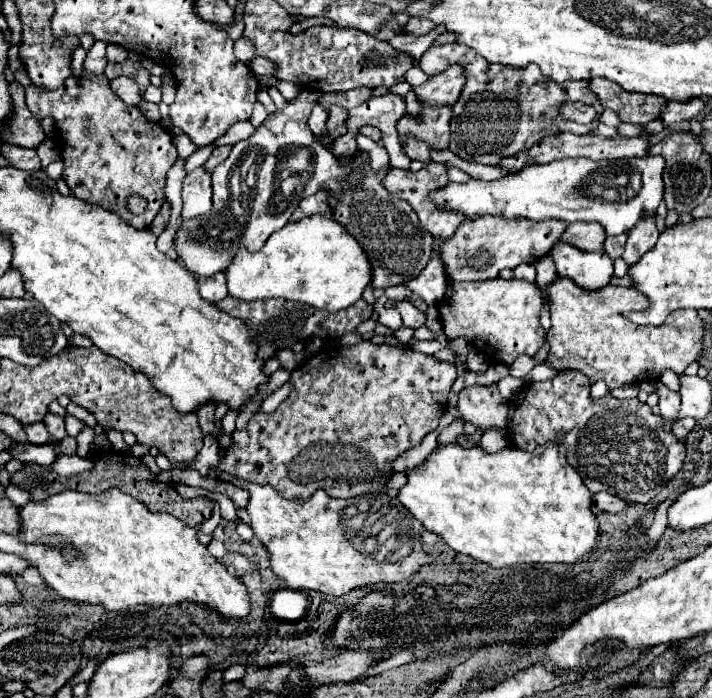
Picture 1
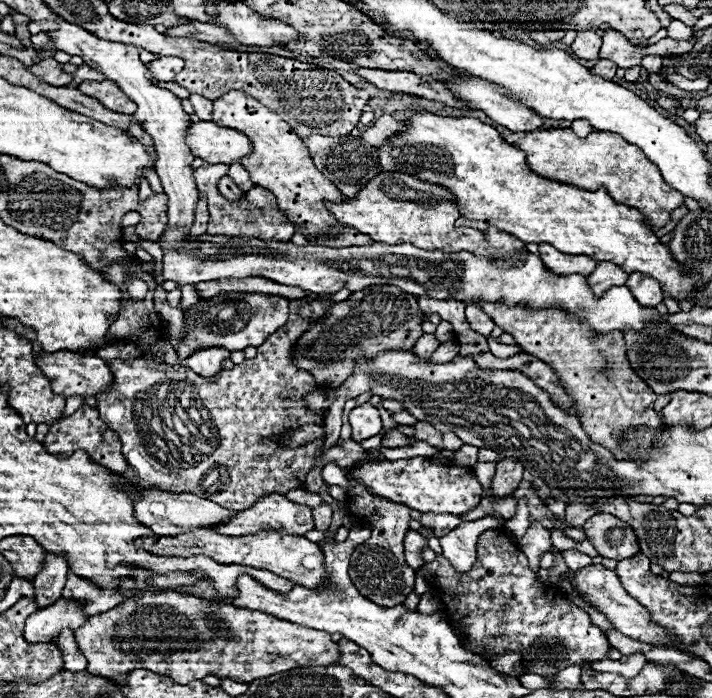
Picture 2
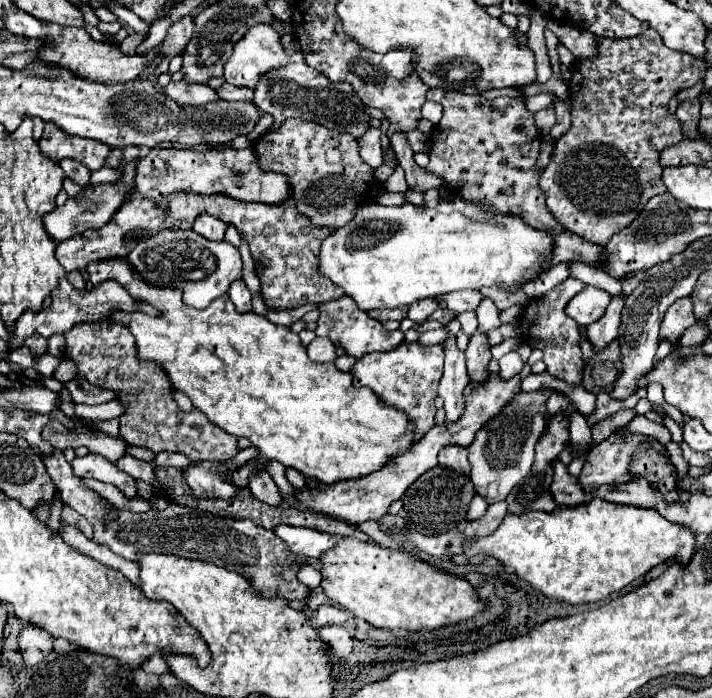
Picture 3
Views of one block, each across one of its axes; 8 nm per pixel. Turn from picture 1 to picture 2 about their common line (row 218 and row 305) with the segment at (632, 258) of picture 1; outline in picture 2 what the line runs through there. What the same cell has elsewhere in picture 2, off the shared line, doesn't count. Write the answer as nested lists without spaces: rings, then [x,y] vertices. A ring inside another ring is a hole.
[[[630,274],[628,280],[626,280],[626,286],[630,288],[632,296],[636,296],[636,302],[644,304],[644,308],[656,306],[656,304],[660,304],[664,300],[660,284],[656,280],[652,280],[652,278],[648,278],[648,276]]]

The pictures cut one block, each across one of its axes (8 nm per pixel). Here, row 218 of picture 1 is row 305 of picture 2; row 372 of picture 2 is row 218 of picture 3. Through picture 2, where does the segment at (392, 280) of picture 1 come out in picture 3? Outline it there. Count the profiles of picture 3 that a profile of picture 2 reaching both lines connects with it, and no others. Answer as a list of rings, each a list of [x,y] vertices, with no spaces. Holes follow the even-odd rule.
[[[286,120],[280,130],[266,132],[254,142],[254,152],[260,166],[270,172],[280,172],[290,178],[292,192],[296,192],[294,202],[298,212],[304,212],[316,226],[342,228],[348,224],[360,204],[360,196],[376,190],[374,170],[360,160],[358,142],[352,136],[332,132],[320,124],[296,120]]]

